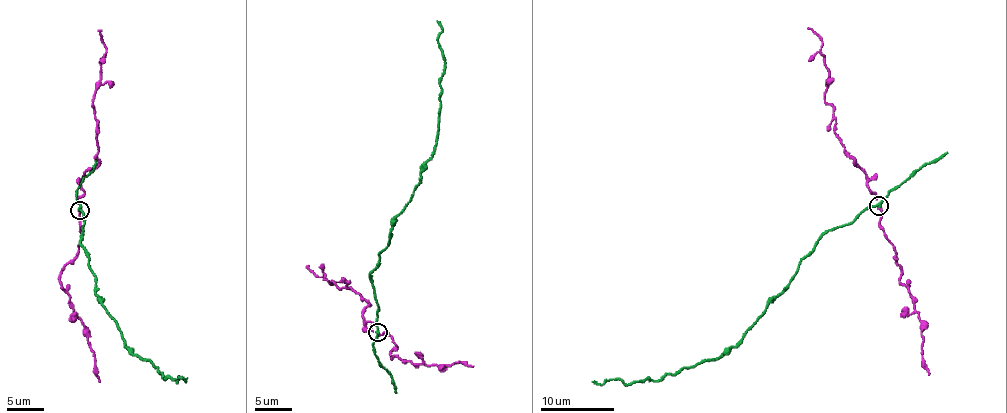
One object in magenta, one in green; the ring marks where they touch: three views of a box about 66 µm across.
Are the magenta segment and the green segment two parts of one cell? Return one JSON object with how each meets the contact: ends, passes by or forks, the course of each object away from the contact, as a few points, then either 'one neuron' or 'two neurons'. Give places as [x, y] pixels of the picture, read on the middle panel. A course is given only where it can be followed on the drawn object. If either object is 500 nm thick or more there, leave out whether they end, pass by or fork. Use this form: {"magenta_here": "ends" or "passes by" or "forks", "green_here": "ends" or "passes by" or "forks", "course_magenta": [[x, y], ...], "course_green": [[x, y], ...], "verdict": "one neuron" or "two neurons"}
{"magenta_here": "passes by", "green_here": "passes by", "course_magenta": [[378, 332], [364, 322], [368, 304], [361, 295], [325, 280], [307, 265]], "course_green": [[378, 332], [370, 273], [432, 155], [445, 68], [437, 35], [442, 27], [436, 20]], "verdict": "two neurons"}

